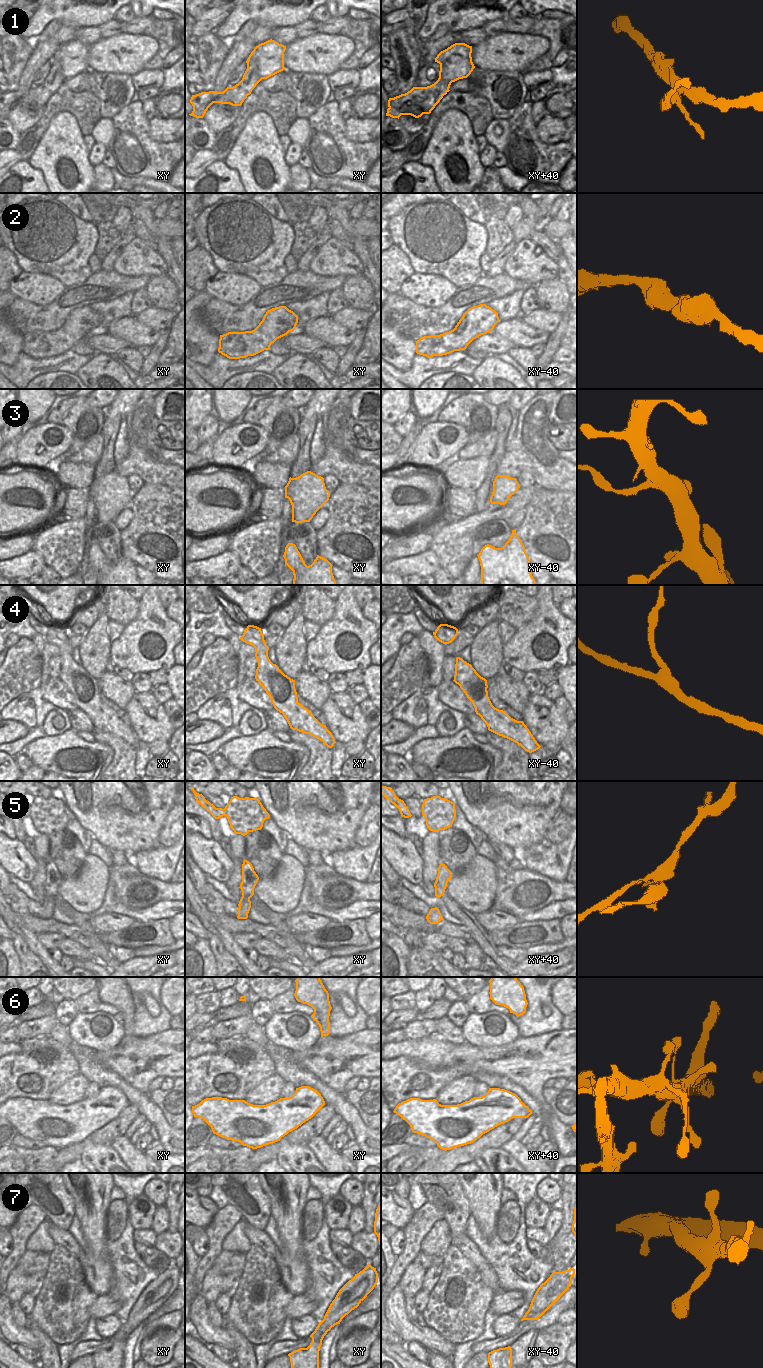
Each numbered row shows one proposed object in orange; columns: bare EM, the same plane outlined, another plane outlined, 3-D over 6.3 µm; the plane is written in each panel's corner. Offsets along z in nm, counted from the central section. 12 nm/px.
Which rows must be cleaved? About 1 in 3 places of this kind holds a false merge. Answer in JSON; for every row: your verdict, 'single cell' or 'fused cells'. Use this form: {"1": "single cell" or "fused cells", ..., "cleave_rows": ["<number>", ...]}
{"1": "fused cells", "2": "single cell", "3": "single cell", "4": "single cell", "5": "fused cells", "6": "single cell", "7": "single cell", "cleave_rows": ["1", "5"]}

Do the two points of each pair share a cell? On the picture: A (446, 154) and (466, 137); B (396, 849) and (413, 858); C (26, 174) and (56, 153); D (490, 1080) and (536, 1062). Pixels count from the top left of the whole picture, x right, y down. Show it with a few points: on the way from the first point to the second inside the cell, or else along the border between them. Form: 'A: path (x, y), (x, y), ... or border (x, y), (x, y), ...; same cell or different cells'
A: path (451, 149), (461, 139); same cell
B: path (400, 853), (405, 858), (409, 858); same cell
C: border (27, 160), (42, 173), (45, 182); different cells
D: border (479, 1071), (506, 1076), (523, 1087); different cells

